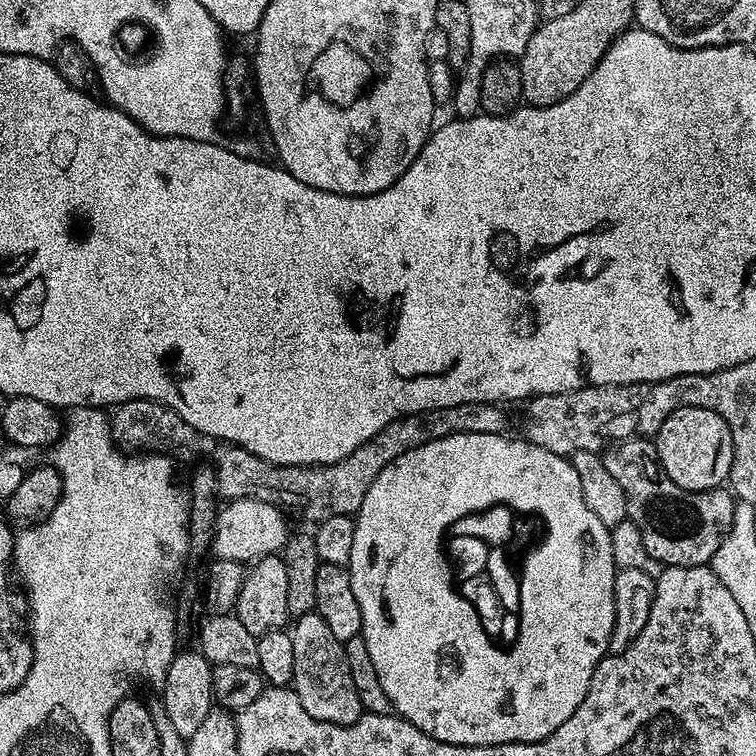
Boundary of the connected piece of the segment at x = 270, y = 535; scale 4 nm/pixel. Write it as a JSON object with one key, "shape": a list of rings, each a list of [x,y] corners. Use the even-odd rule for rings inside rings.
{"shape":[[[230,500],[219,509],[216,532],[213,534],[211,555],[217,560],[255,562],[264,556],[283,553],[290,535],[289,517],[265,500]]]}

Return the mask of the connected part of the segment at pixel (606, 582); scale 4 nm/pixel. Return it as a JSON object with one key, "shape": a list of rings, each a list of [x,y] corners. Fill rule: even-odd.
{"shape":[[[459,432],[437,440],[427,439],[422,446],[394,458],[374,478],[354,519],[354,547],[346,567],[354,598],[358,598],[358,610],[362,610],[360,630],[366,650],[370,650],[370,662],[374,662],[378,682],[386,698],[390,698],[395,715],[438,742],[465,744],[469,748],[475,744],[538,742],[554,734],[582,706],[598,662],[609,655],[608,643],[614,630],[614,578],[618,569],[611,550],[612,533],[586,506],[582,482],[578,482],[578,470],[574,470],[571,459],[550,454],[550,450],[523,438],[511,440],[508,434]]]}

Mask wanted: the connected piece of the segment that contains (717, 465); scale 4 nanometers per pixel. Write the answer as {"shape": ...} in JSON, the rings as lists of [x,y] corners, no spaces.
{"shape":[[[686,406],[674,410],[656,432],[655,459],[660,469],[682,490],[705,492],[719,488],[732,469],[732,435],[730,426],[714,410],[702,406]]]}

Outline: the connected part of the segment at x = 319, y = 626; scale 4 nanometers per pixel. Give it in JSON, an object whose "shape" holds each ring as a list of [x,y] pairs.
{"shape":[[[316,611],[295,617],[290,631],[294,642],[294,678],[291,687],[298,694],[306,714],[310,714],[310,718],[331,724],[353,724],[362,715],[362,709],[354,678],[350,678],[344,644],[334,638],[330,626],[322,622]]]}

